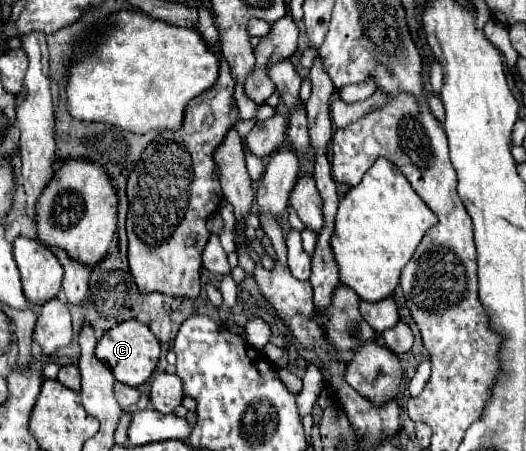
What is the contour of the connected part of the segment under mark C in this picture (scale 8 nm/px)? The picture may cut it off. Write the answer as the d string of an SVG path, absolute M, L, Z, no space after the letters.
M128 320L128 322L120 322L118 326L110 328L102 336L102 340L96 346L96 356L100 362L104 362L110 368L110 372L114 374L114 380L128 384L128 386L140 386L150 378L150 374L154 372L158 364L160 342L150 332L148 326L140 324L138 320Z

